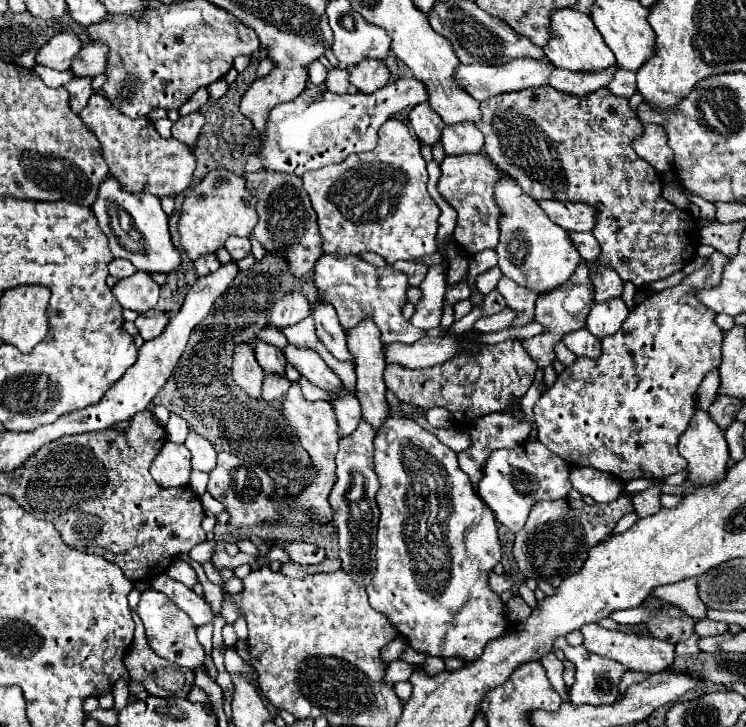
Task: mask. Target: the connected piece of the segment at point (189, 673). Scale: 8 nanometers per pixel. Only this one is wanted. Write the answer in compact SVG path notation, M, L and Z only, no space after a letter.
M134 614L132 618L134 618L134 622L136 622L136 634L134 634L130 652L128 652L124 658L124 664L129 672L130 680L132 680L132 682L142 682L144 688L146 688L146 692L152 694L152 696L160 696L160 698L168 698L168 696L186 698L188 692L190 692L192 686L194 686L194 670L176 666L176 664L166 662L166 660L162 660L160 656L156 656L156 654L152 652L152 648L146 644L146 634L144 634L144 624L142 624L142 620L140 620L136 614Z

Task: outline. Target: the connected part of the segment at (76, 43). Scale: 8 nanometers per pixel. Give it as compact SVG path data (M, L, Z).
M60 32L36 54L36 64L52 70L68 70L70 60L78 54L78 48L82 48L82 44L76 34Z

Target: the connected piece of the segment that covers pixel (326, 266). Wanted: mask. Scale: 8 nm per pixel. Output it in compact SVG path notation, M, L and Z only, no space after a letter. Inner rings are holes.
M324 254L314 268L314 284L318 290L318 298L324 304L332 304L336 308L342 326L354 328L364 318L372 318L374 324L380 328L380 340L384 346L390 342L414 344L416 340L426 336L424 330L418 332L418 328L402 316L402 306L408 302L408 280L406 274L396 272L392 266L376 268L356 254Z

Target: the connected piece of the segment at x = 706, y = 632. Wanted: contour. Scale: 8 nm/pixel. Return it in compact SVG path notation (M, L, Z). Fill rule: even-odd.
M700 620L694 626L694 632L698 636L716 636L716 634L724 634L726 630L728 630L728 624L714 622L714 620Z

